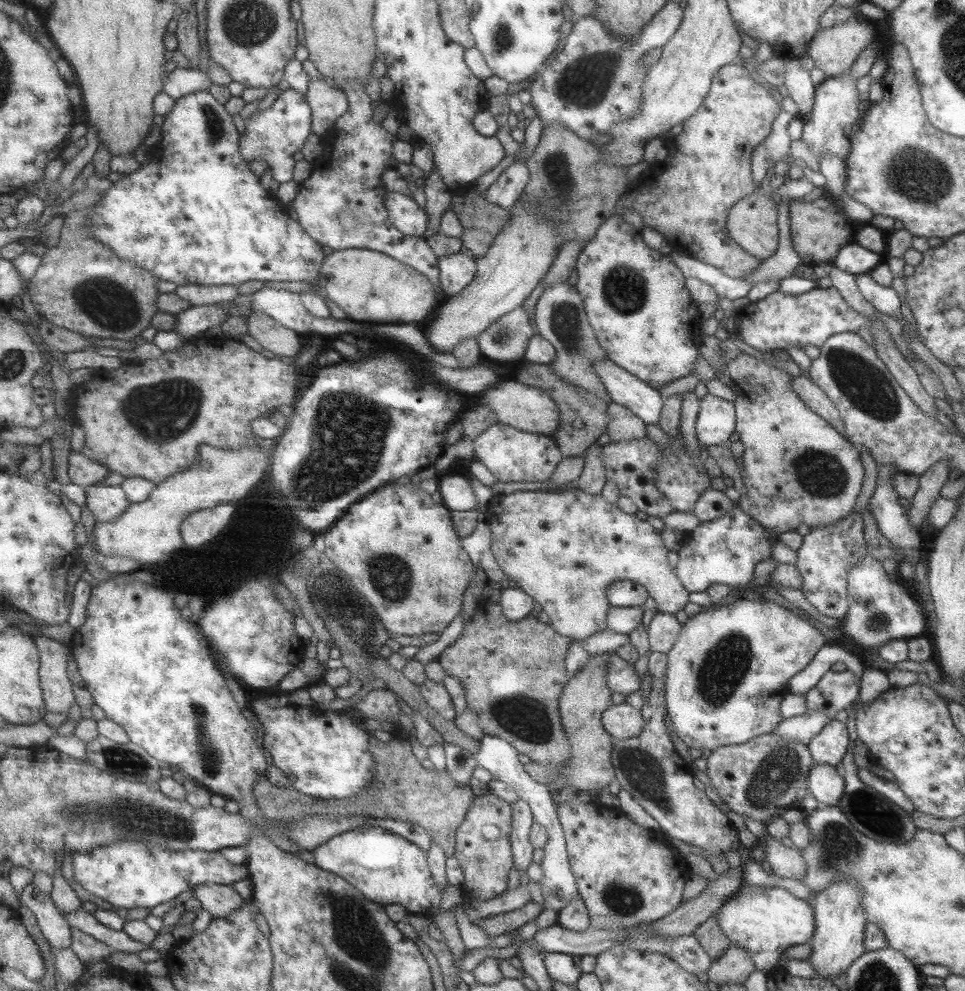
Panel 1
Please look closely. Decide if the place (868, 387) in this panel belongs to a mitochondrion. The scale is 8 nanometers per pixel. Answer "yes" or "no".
yes

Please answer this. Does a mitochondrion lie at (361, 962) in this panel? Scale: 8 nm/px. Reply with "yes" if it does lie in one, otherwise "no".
yes

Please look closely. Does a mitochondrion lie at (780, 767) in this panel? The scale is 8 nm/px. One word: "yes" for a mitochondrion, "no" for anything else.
yes

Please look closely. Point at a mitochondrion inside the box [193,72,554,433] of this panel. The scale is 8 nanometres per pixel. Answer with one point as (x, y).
(214, 126)

